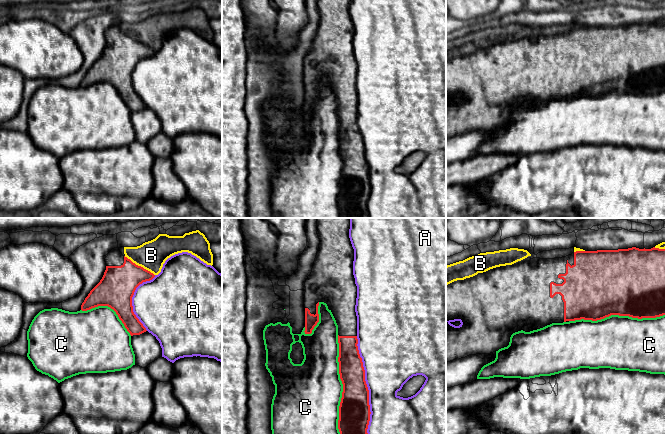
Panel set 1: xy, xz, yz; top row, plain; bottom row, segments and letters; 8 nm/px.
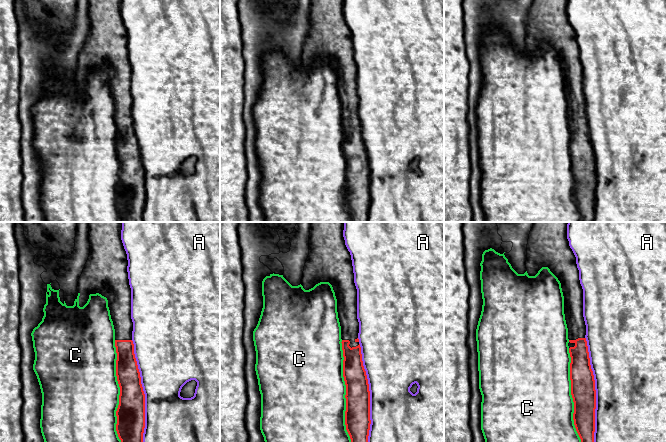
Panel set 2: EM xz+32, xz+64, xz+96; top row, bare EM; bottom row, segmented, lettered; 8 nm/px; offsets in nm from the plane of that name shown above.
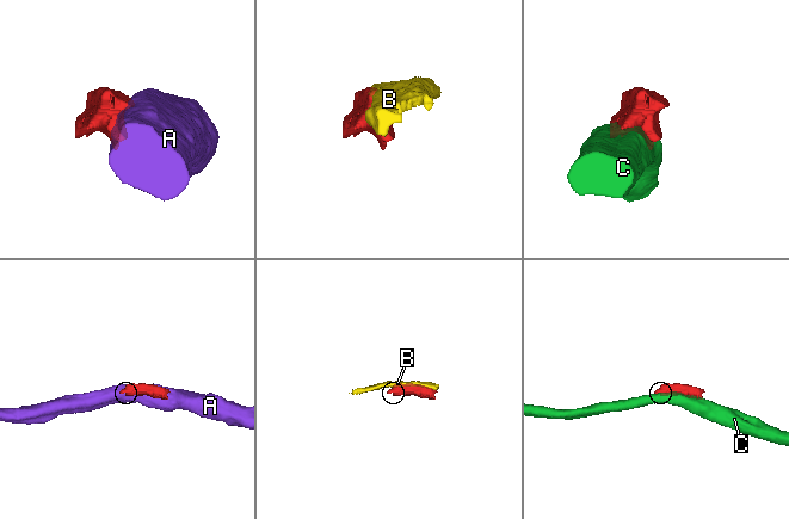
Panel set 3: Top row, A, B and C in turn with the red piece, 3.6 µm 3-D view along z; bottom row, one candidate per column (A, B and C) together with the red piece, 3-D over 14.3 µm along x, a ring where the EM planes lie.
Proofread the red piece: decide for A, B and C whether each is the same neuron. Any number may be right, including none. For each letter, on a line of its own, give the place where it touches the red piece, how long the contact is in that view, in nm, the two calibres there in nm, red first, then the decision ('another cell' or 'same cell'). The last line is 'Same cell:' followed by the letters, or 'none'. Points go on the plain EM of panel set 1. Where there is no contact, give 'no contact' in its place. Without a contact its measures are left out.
A: meets red in xz at (367, 165); contact 850 nm long; 260 nm thick on the red side, 380 nm on the other; another cell
B: meets red in xy at (139, 42); contact 300 nm long; 280 nm thick on the red side, 240 nm on the other; another cell
C: meets red in xz at (343, 164); contact 850 nm long; 260 nm thick on the red side, 480 nm on the other; another cell
Same cell: none

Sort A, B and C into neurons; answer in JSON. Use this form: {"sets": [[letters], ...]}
{"sets": [["A"], ["B"], ["C"]]}

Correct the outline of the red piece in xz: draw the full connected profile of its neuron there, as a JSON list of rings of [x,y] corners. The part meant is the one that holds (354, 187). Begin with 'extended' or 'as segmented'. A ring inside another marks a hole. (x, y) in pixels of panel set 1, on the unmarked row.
extended | [[[317,0],[317,10],[320,15],[318,28],[312,48],[305,58],[305,110],[311,110],[319,98],[318,82],[320,78],[327,80],[338,101],[339,119],[339,150],[343,160],[342,174],[339,182],[338,205],[341,218],[369,218],[368,201],[370,197],[369,166],[365,157],[365,146],[358,126],[357,92],[355,88],[357,62],[353,51],[354,25],[349,14],[350,0]]]

